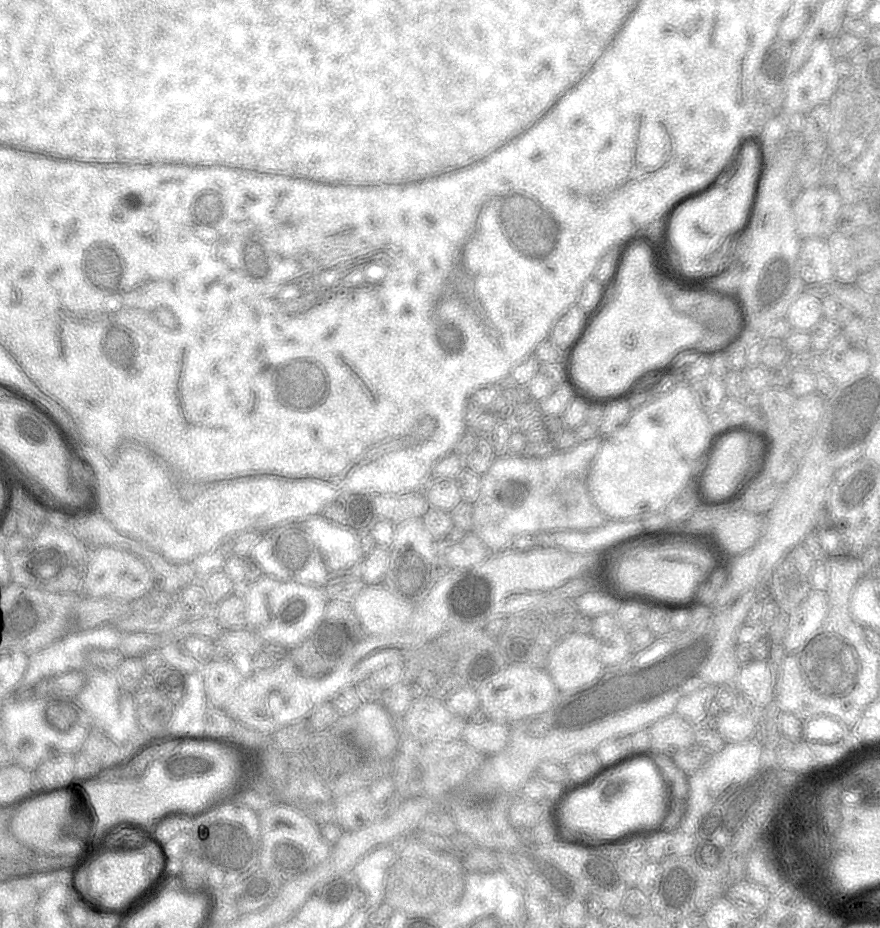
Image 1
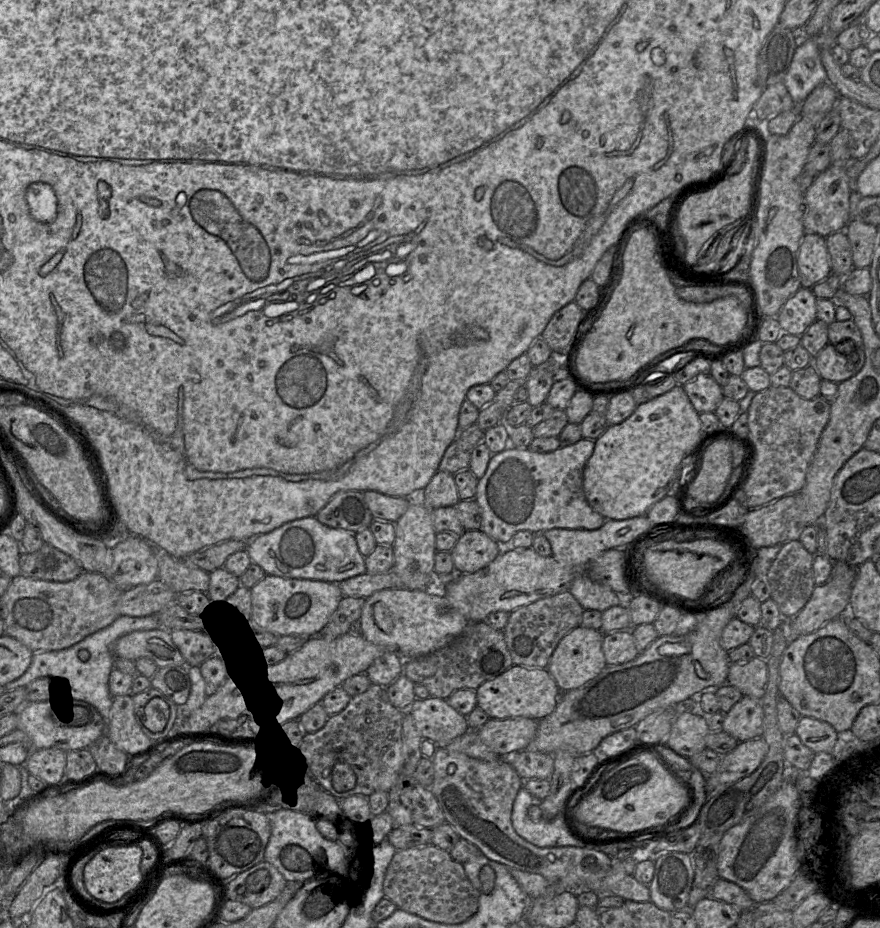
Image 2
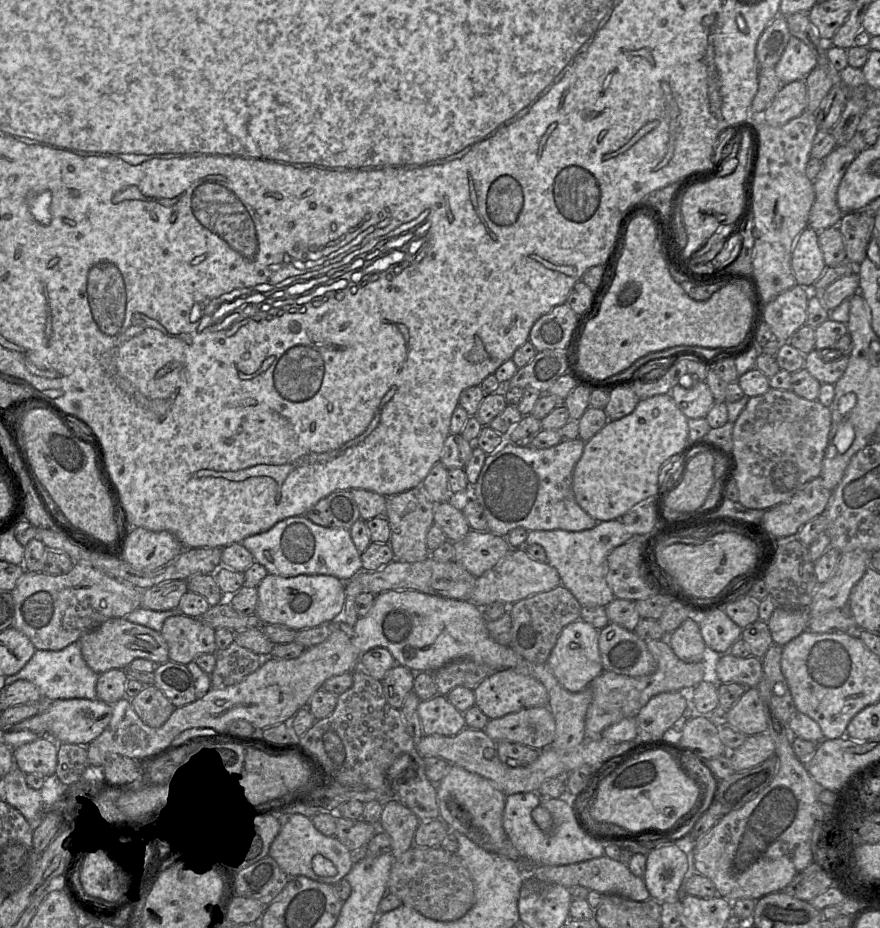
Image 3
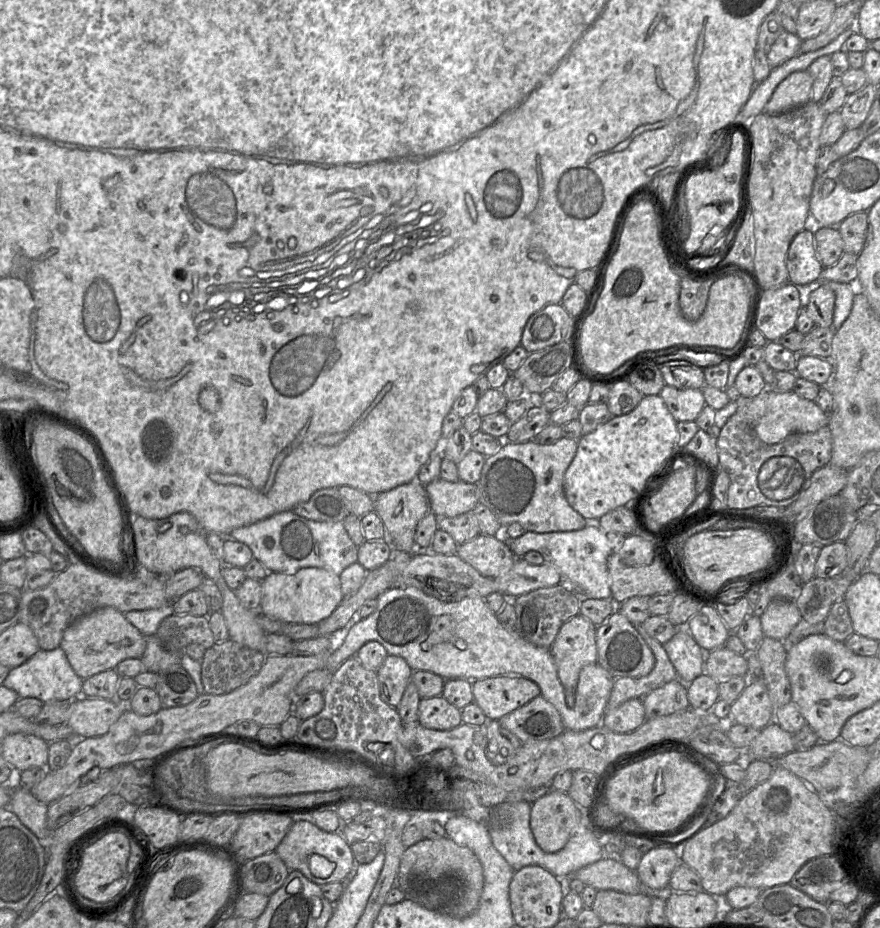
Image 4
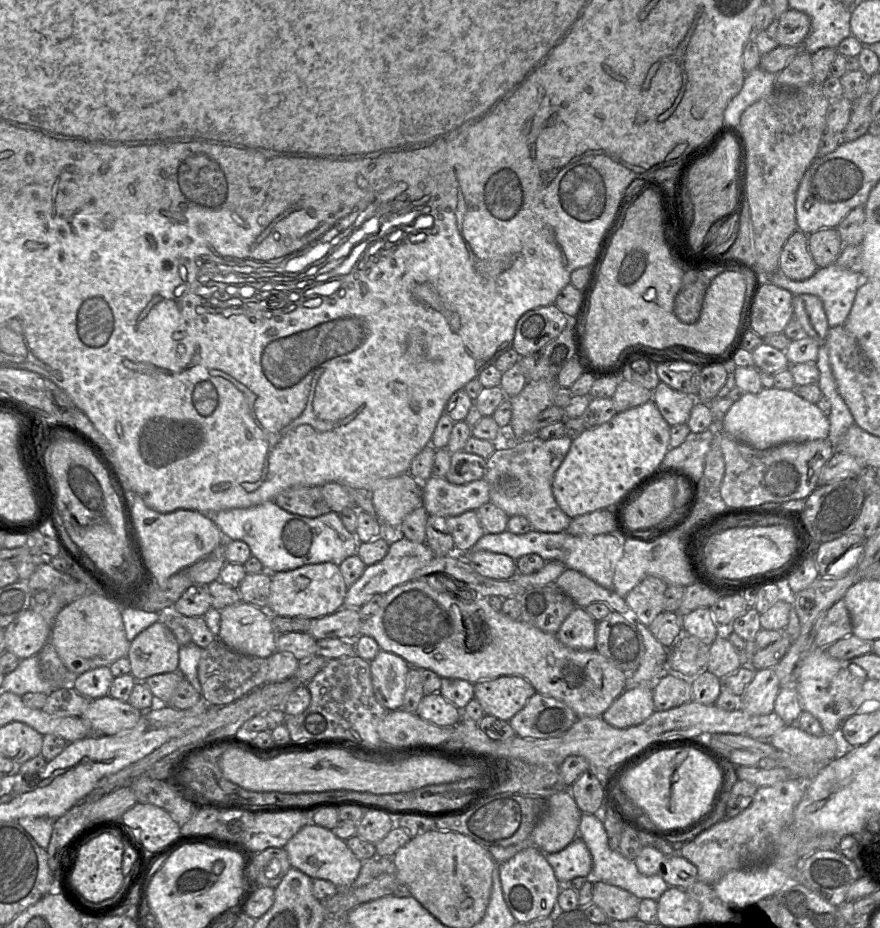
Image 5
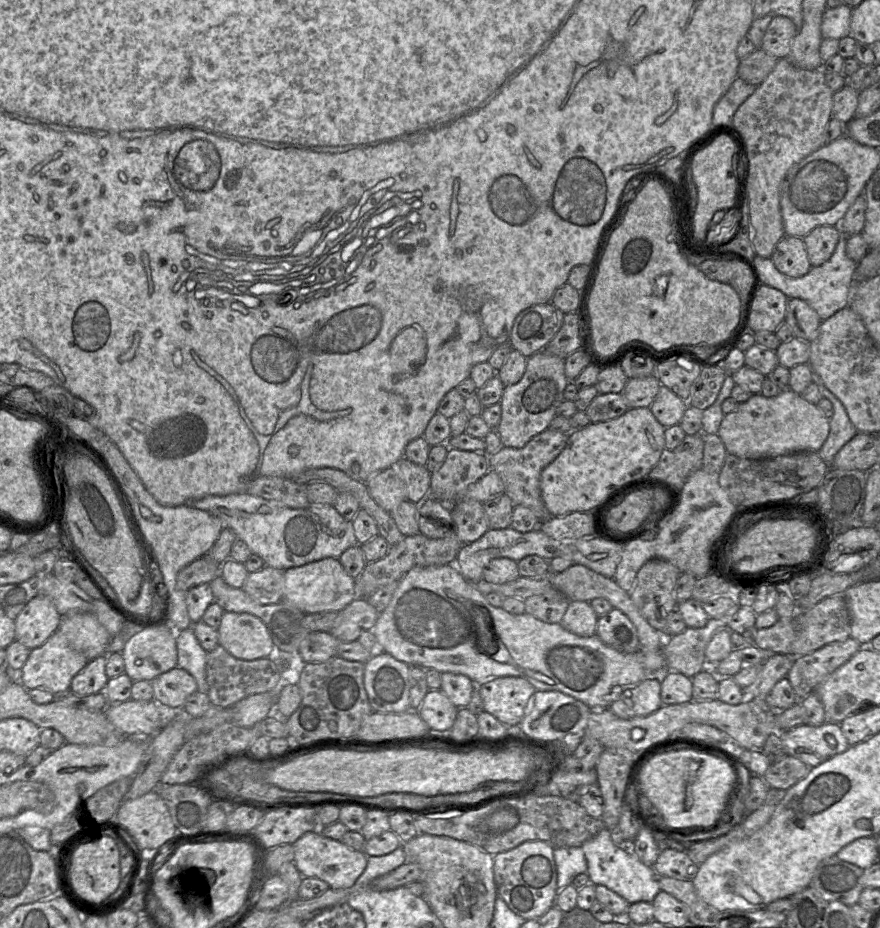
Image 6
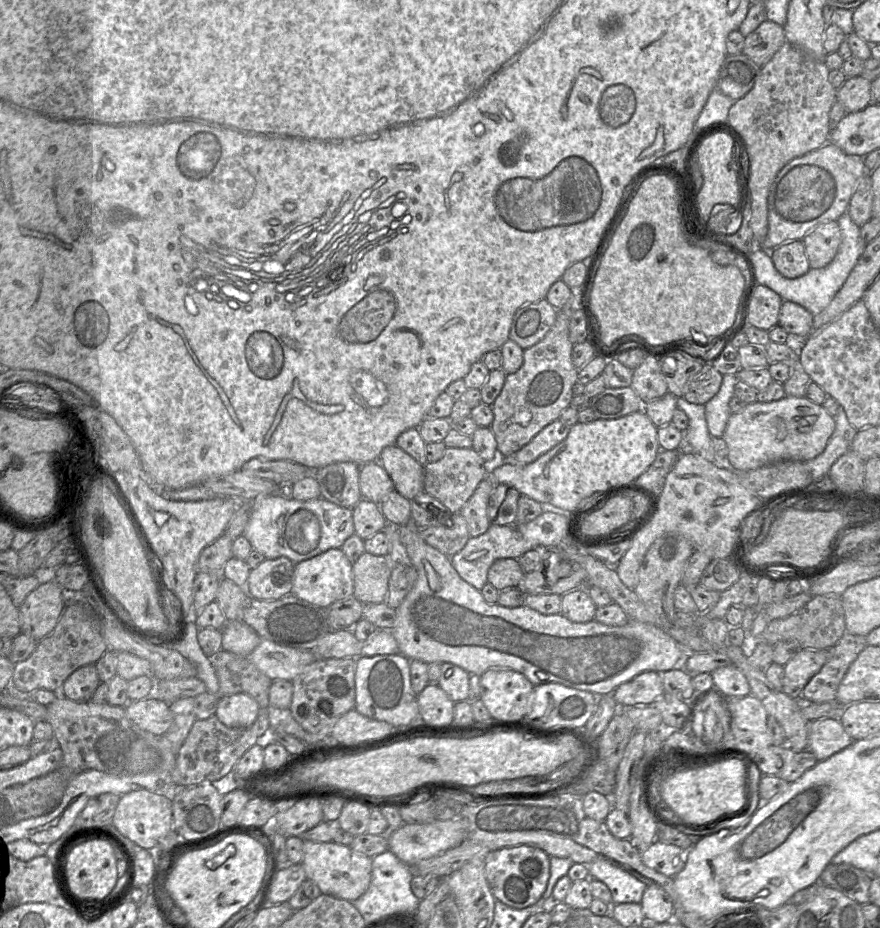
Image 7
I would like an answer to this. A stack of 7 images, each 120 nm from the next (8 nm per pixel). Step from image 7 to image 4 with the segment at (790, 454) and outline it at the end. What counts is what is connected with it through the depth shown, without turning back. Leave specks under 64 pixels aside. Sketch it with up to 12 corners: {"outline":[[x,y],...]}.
{"outline":[[767,387],[743,398],[766,444],[829,424],[815,401]]}

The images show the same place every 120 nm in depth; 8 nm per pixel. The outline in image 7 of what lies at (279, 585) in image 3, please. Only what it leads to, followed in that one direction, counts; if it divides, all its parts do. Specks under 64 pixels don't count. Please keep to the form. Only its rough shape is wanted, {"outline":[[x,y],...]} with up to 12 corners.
{"outline":[[332,548],[294,565],[291,594],[321,608],[353,596]]}

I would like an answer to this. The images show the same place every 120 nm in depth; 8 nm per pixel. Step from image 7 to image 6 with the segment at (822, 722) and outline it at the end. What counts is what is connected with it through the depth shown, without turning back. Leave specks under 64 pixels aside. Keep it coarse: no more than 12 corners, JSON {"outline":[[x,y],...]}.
{"outline":[[840,724],[780,732],[786,754],[811,768],[850,747]]}

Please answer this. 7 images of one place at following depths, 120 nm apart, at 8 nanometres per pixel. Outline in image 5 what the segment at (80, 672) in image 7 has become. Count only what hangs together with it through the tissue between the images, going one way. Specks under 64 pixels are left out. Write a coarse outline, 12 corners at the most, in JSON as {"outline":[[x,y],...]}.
{"outline":[[109,666],[73,676],[71,686],[95,700],[108,695]]}

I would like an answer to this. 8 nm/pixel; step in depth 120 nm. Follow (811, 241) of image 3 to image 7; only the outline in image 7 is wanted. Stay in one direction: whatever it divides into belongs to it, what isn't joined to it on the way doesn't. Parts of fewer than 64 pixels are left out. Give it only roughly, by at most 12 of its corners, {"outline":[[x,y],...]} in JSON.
{"outline":[[803,239],[769,251],[777,271],[798,278],[810,270]]}

